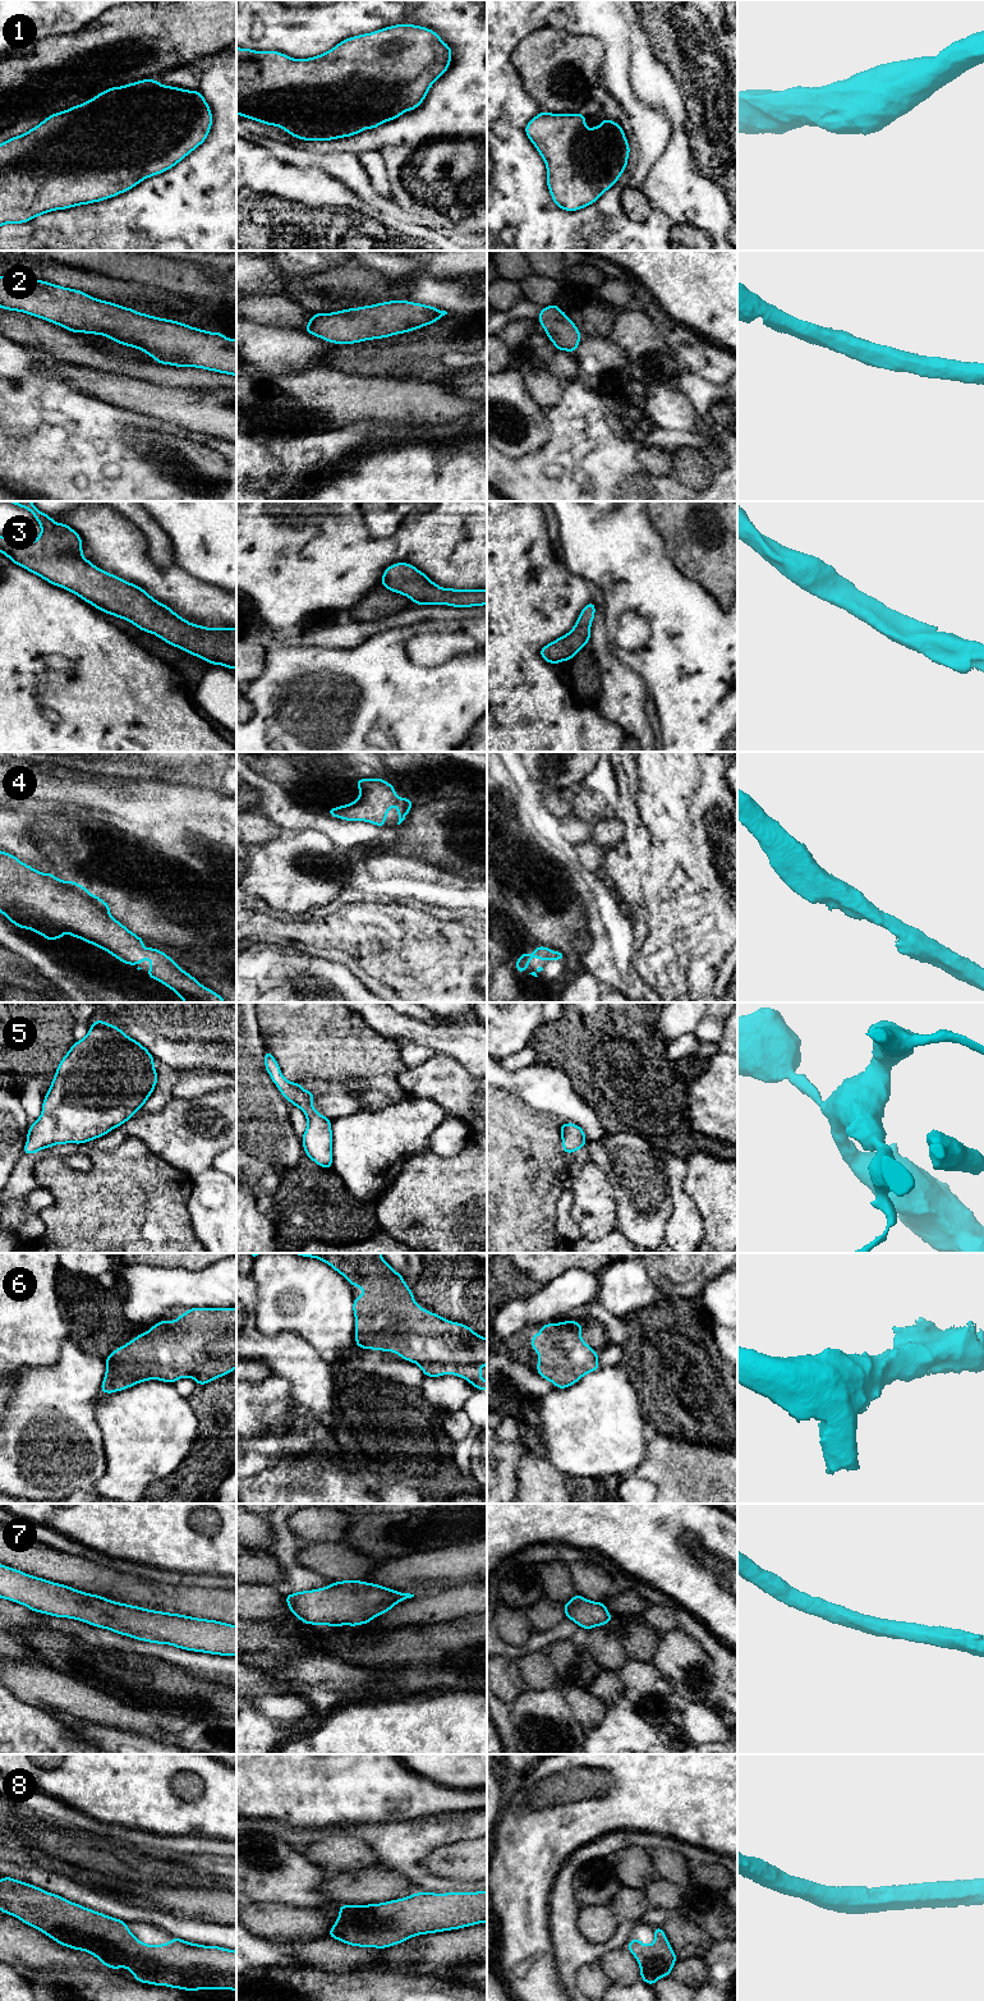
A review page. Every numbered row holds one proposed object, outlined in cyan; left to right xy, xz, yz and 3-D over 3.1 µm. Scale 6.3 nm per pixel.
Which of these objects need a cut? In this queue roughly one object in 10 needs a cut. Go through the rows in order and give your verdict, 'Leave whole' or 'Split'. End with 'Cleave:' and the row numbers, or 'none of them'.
1: Leave whole
2: Leave whole
3: Leave whole
4: Leave whole
5: Leave whole
6: Leave whole
7: Leave whole
8: Leave whole
Cleave: none of them

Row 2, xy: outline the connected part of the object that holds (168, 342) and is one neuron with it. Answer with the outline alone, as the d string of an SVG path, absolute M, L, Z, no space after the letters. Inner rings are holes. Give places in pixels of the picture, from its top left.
M0 276L0 308L46 320L72 332L107 336L138 348L161 364L236 376L235 339L135 312L82 290L32 277Z

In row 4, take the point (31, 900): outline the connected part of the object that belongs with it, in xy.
M0 850L0 913L3 913L13 924L24 930L33 930L38 936L45 935L45 941L60 940L64 933L69 933L72 937L79 937L84 942L89 942L98 949L114 955L121 963L135 965L151 959L151 969L146 973L166 987L173 990L184 1002L226 1002L219 993L211 988L202 986L193 976L183 970L169 955L155 949L147 950L142 946L144 940L130 932L118 919L110 915L110 904L105 903L100 896L92 895L84 886L78 882L61 881L52 873L40 873L31 866L24 864L17 857L10 853Z

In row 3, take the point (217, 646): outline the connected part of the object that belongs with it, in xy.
M5 501L27 509L41 526L41 534L29 543L17 543L0 536L0 552L13 564L61 587L102 612L114 615L134 624L138 629L152 633L166 643L201 657L211 665L222 665L236 670L236 628L206 628L194 625L175 614L169 606L151 597L143 588L129 583L115 574L93 565L82 555L81 536L65 523L55 523L52 518L40 511L31 501Z

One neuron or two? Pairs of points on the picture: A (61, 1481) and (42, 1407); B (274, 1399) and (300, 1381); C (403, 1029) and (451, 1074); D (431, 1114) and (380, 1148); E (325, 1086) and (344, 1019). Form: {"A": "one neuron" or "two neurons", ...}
{"A": "one neuron", "B": "two neurons", "C": "two neurons", "D": "one neuron", "E": "two neurons"}

